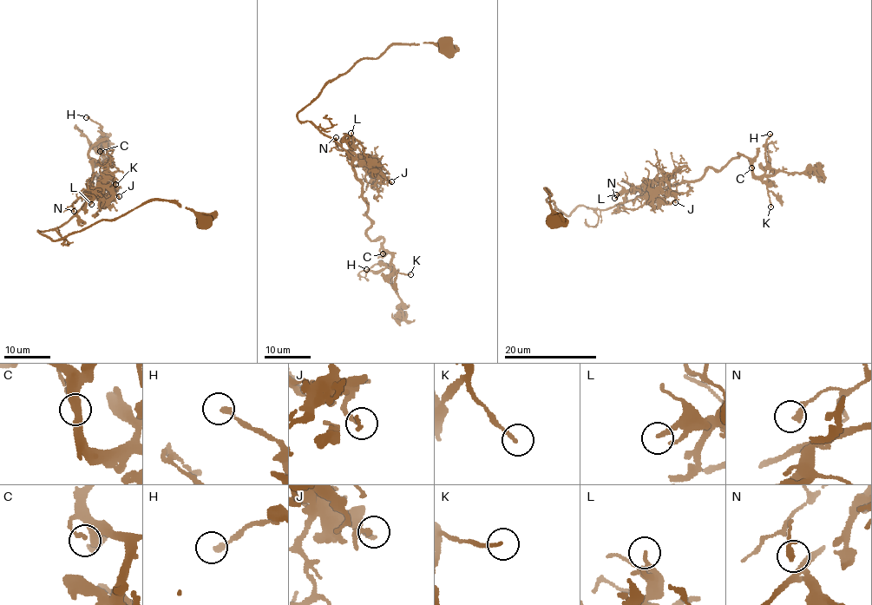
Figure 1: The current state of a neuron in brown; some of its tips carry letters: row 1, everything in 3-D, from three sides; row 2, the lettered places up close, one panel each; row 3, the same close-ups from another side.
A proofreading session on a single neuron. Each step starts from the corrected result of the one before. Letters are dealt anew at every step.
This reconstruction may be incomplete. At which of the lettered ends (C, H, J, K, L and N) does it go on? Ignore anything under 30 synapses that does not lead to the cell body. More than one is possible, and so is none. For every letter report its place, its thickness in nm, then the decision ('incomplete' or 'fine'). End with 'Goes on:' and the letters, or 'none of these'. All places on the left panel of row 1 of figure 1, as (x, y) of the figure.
C: place (100, 151); calibre 140 nm; fine
H: place (86, 117); calibre 200 nm; fine
J: place (119, 196); calibre 140 nm; fine
K: place (115, 184); calibre 130 nm; fine
L: place (91, 204); calibre 170 nm; fine
N: place (74, 211); calibre 190 nm; fine
Goes on: none of these

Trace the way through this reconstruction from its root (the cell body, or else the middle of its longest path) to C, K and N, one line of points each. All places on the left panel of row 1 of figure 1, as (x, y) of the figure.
C: (206, 218), (151, 200), (44, 236), (37, 230), (81, 208), (95, 161), (88, 153), (105, 138), (100, 151)
K: (206, 218), (151, 200), (54, 240), (37, 230), (81, 208), (95, 161), (88, 153), (105, 138), (115, 184)
N: (206, 218), (176, 203), (151, 200), (54, 240), (37, 230), (67, 223), (88, 195), (75, 200), (74, 211)

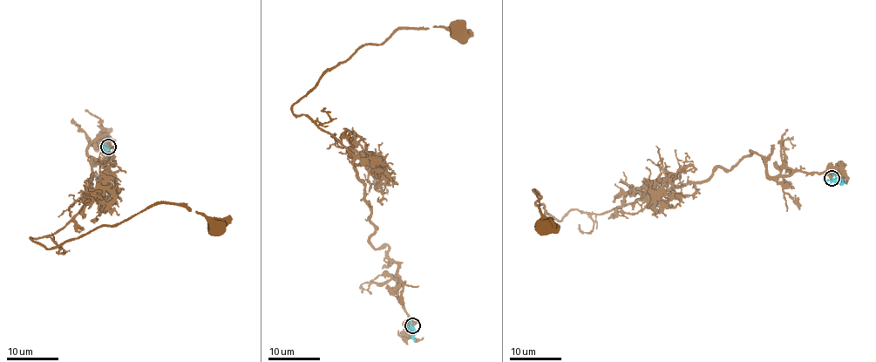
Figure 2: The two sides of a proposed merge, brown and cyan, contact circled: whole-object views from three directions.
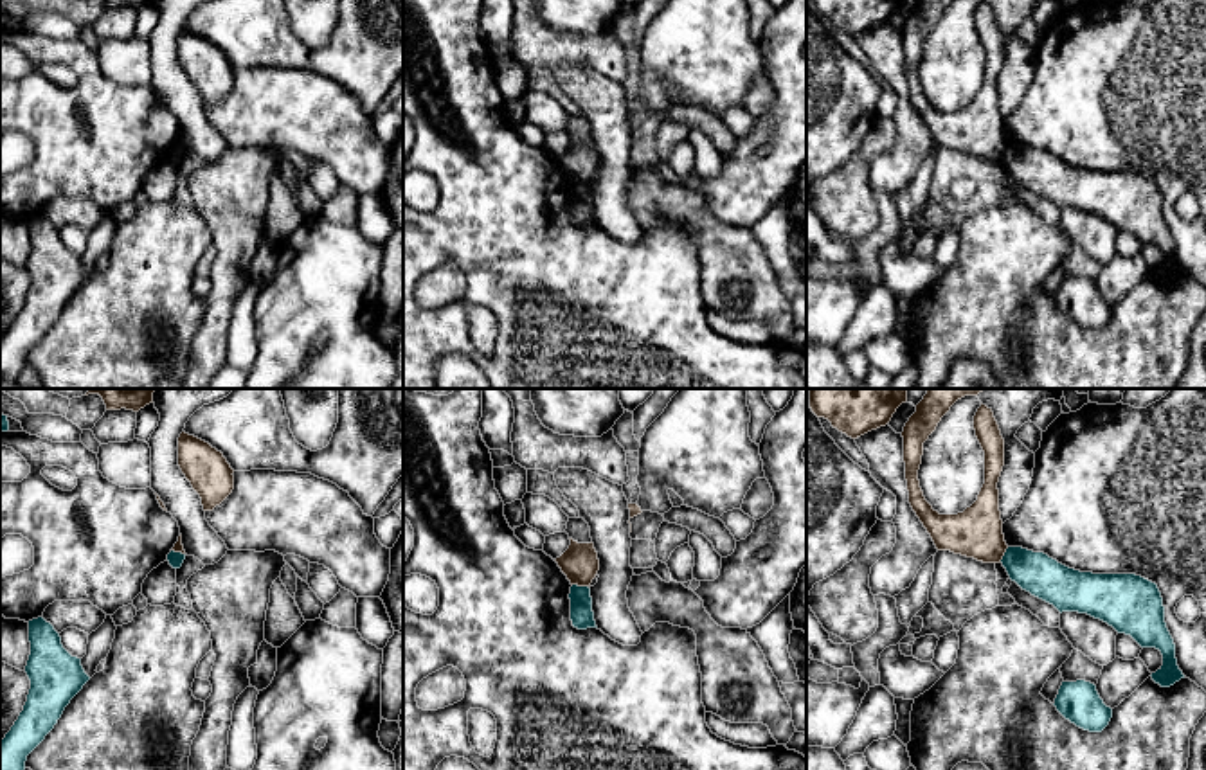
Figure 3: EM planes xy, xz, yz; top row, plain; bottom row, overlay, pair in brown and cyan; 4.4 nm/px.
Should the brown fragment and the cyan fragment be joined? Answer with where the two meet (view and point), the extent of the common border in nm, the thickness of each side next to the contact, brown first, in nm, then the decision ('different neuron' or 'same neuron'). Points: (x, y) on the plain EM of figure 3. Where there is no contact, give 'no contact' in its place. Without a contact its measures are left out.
meets brown in xz at (580, 182); contact 70 nm long; 170 nm thick on the brown side, 110 nm on the other; different neuron

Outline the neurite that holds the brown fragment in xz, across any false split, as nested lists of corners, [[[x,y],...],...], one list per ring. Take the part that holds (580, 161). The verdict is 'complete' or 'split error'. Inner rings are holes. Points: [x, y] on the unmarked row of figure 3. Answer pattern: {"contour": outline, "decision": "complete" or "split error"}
{"contour": [[[572,135],[569,137],[569,146],[554,158],[567,173],[571,182],[590,184],[599,167],[599,157],[594,140],[578,140]]], "decision": "complete"}

